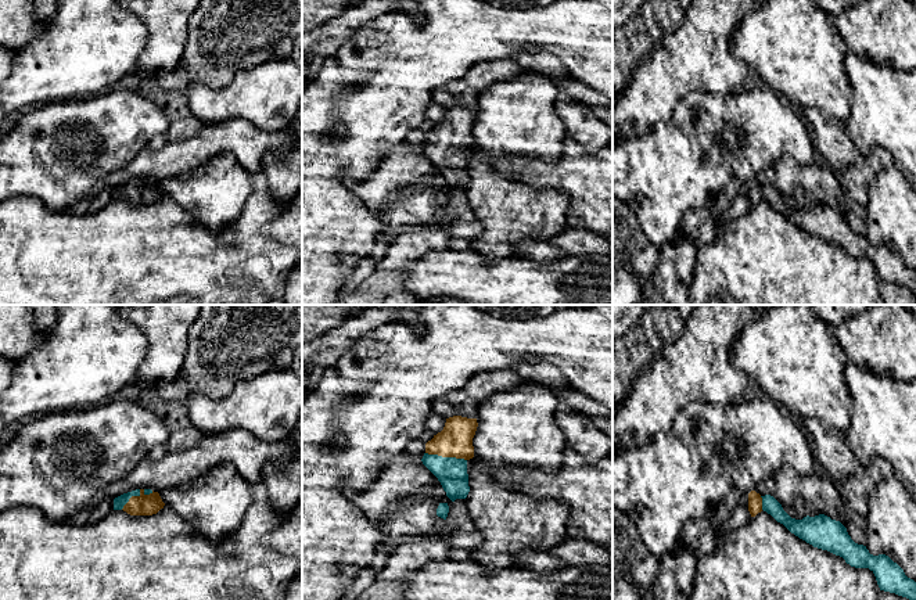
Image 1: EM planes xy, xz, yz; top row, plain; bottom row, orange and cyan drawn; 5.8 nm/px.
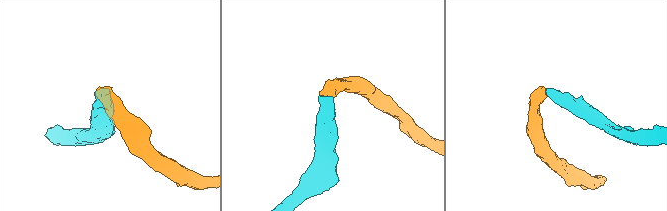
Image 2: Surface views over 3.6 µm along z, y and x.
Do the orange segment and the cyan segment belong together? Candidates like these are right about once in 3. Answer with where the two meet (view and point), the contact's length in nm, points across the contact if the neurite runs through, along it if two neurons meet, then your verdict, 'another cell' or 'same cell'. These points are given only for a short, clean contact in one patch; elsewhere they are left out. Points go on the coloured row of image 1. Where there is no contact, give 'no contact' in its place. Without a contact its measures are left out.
xz (446, 456) | 240 nm | across xz (455, 439), (446, 456), (452, 473) | same cell

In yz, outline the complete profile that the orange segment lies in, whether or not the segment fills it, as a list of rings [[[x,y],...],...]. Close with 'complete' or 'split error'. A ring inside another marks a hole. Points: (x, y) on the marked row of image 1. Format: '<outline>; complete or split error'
[[[751,491],[748,493],[751,517],[755,517],[762,510],[813,547],[843,557],[851,567],[869,568],[874,574],[880,590],[916,600],[916,582],[908,578],[904,570],[888,556],[873,556],[866,546],[855,543],[840,521],[825,514],[807,515],[802,520],[791,518],[773,496],[761,496]]]; split error

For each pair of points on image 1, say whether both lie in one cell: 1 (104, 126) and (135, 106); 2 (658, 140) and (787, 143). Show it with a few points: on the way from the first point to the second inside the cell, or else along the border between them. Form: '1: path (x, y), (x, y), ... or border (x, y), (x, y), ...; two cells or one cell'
1: path (111, 126), (128, 112); one cell
2: path (690, 140), (704, 140), (733, 124), (755, 129); one cell

